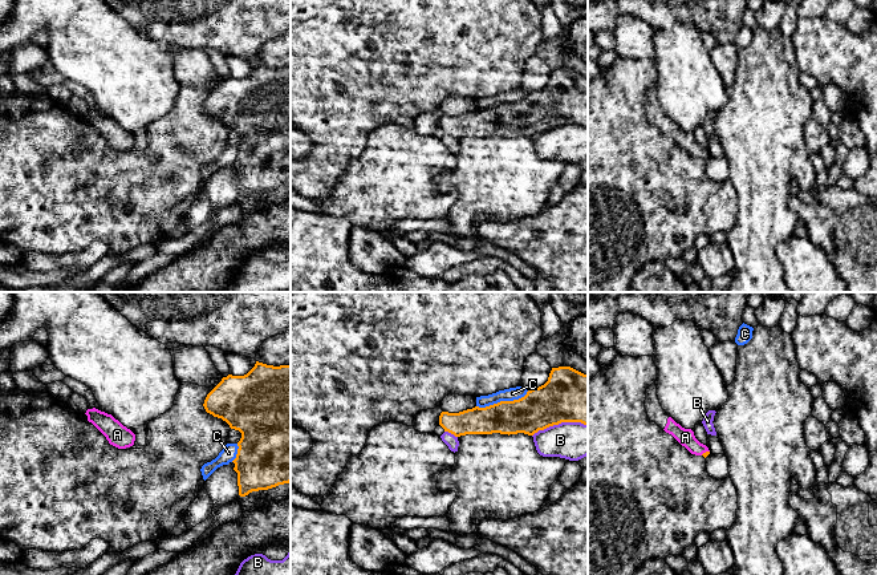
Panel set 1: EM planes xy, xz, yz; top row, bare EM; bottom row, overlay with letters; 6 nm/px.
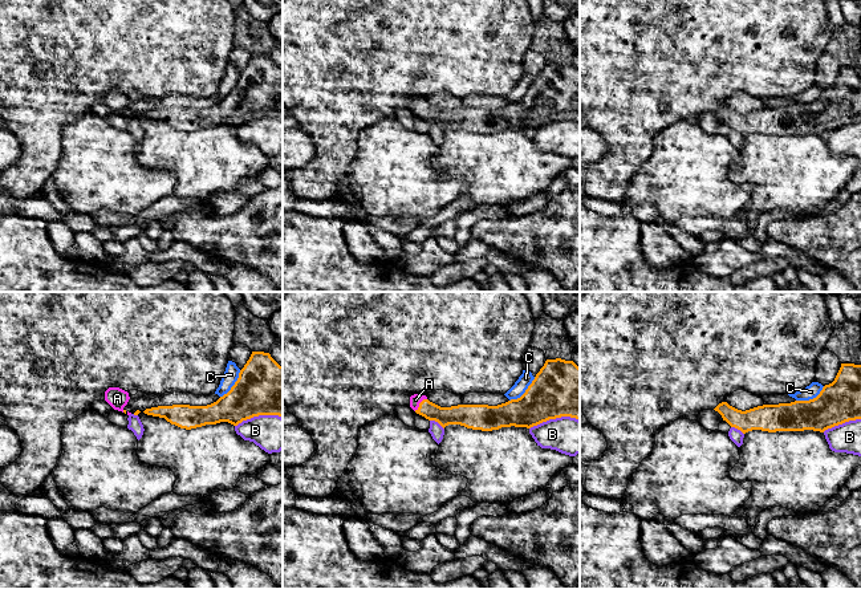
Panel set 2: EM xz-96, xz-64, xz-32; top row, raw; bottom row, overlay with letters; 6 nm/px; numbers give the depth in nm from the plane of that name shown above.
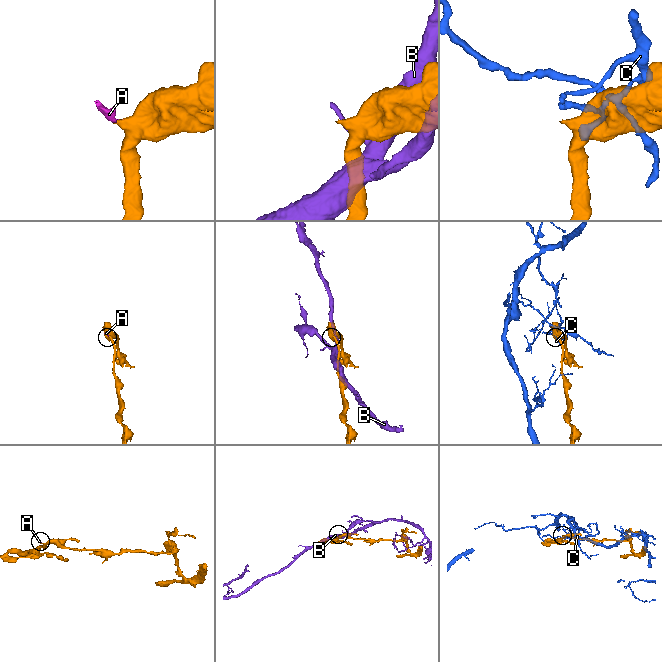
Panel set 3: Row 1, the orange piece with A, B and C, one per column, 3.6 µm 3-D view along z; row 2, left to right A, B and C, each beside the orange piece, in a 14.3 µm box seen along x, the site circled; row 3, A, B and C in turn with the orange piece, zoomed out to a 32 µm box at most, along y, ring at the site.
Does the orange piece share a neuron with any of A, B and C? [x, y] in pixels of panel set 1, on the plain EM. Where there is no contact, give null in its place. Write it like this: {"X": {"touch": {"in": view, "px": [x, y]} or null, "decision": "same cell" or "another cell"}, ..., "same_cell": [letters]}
{"A": {"touch": {"in": "yz", "px": [706, 154]}, "decision": "same cell"}, "B": {"touch": {"in": "xz", "px": [559, 125]}, "decision": "another cell"}, "C": {"touch": {"in": "xz", "px": [502, 104]}, "decision": "another cell"}, "same_cell": ["A"]}

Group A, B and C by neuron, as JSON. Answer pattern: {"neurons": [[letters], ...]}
{"neurons": [["A"], ["B"], ["C"]]}

